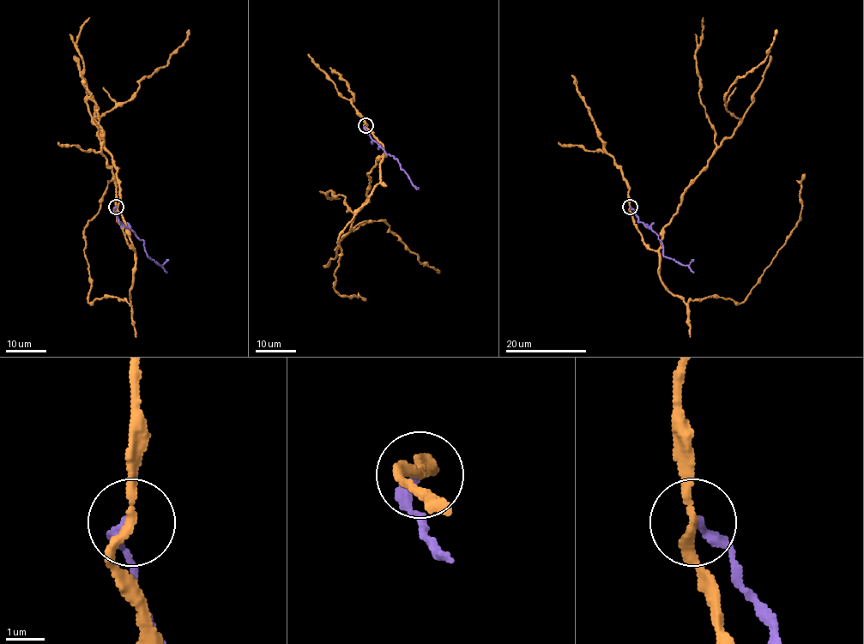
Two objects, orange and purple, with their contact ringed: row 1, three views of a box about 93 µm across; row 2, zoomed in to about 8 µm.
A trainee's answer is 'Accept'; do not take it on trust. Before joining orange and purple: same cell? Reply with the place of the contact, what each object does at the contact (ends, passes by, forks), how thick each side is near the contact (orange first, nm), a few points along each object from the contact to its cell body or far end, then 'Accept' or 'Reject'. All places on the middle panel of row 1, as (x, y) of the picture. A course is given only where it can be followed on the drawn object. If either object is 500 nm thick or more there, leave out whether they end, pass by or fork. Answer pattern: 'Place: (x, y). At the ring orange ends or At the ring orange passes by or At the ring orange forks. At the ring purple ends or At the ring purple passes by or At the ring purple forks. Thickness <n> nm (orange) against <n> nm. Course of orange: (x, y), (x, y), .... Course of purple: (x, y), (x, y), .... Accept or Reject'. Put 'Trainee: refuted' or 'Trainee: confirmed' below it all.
Place: (365, 125). At the ring orange passes by. At the ring purple ends. Thickness 240 nm (orange) against 240 nm. Course of orange: (365, 125), (384, 153), (368, 173), (367, 200), (345, 235), (363, 222), (384, 220), (421, 263), (439, 272). Course of purple: (365, 126), (368, 134), (386, 153), (397, 159), (417, 189). Reject
Trainee: refuted

